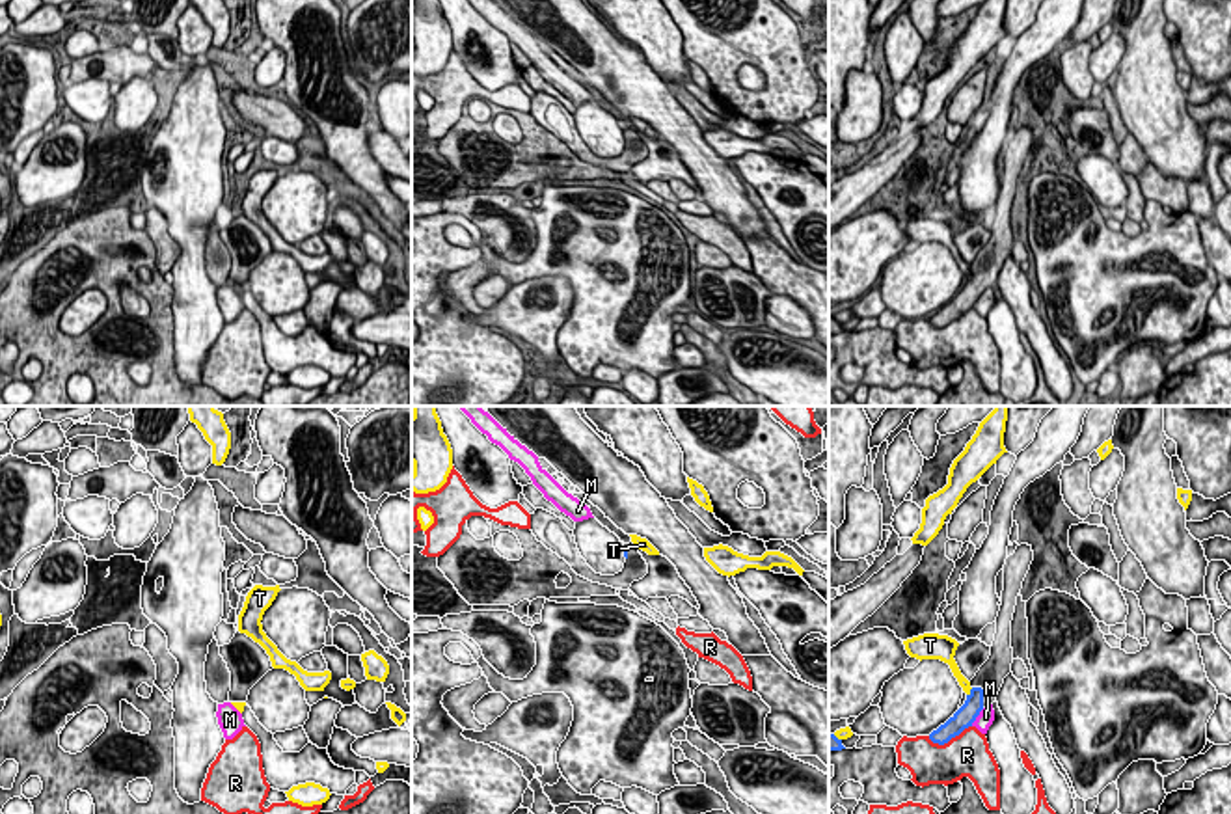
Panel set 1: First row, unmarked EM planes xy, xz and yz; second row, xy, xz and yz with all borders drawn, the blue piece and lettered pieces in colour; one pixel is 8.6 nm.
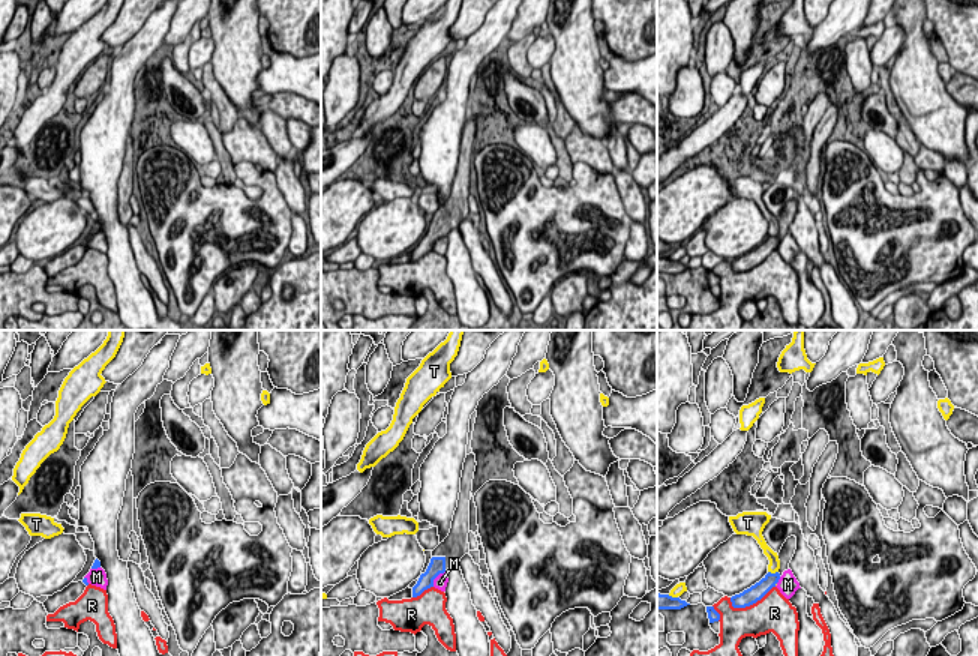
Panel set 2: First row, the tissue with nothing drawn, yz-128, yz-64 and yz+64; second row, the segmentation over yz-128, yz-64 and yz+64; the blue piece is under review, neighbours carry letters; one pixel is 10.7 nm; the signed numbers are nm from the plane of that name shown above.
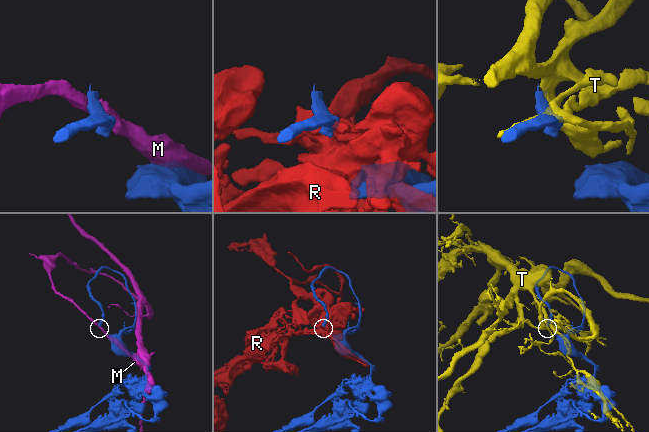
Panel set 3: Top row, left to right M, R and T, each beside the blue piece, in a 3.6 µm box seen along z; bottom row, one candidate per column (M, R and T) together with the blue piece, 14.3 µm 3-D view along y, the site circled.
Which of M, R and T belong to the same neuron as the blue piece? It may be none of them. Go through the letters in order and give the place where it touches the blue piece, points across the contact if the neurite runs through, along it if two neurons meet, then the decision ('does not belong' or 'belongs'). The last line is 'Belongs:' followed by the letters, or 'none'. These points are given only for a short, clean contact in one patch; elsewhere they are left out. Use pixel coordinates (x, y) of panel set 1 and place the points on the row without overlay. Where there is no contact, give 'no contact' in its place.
M: meets blue in yz at (976, 298); does not belong
R: meets blue in yz at (948, 323); does not belong
T: meets blue in yz at (971, 274); does not belong
Belongs: none

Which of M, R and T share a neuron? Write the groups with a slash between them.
M / R / T

